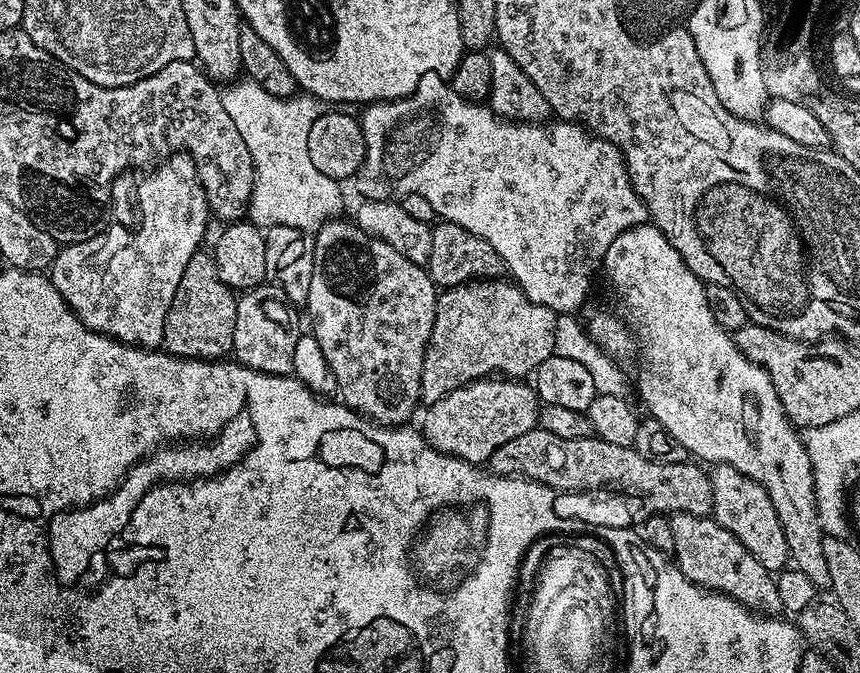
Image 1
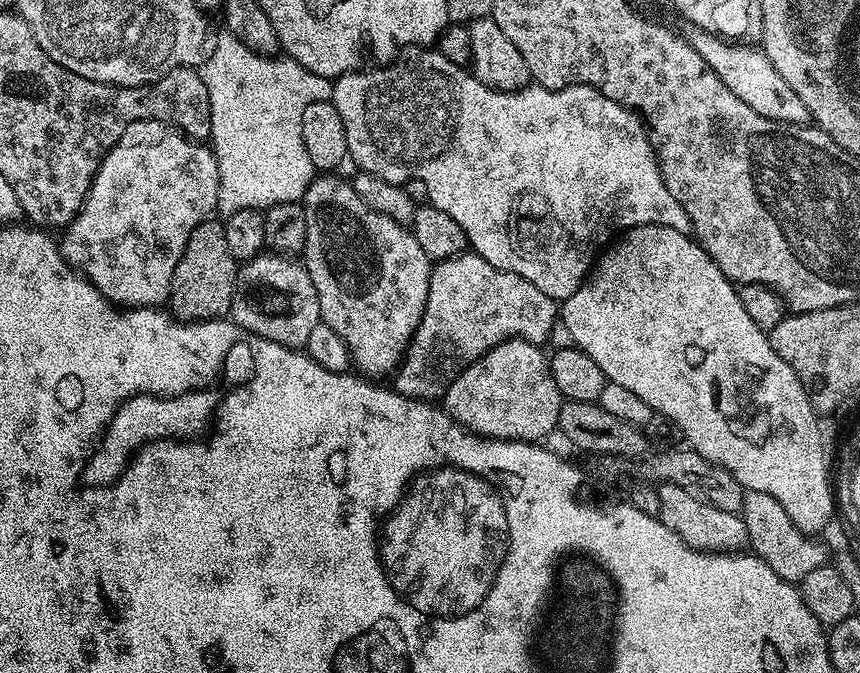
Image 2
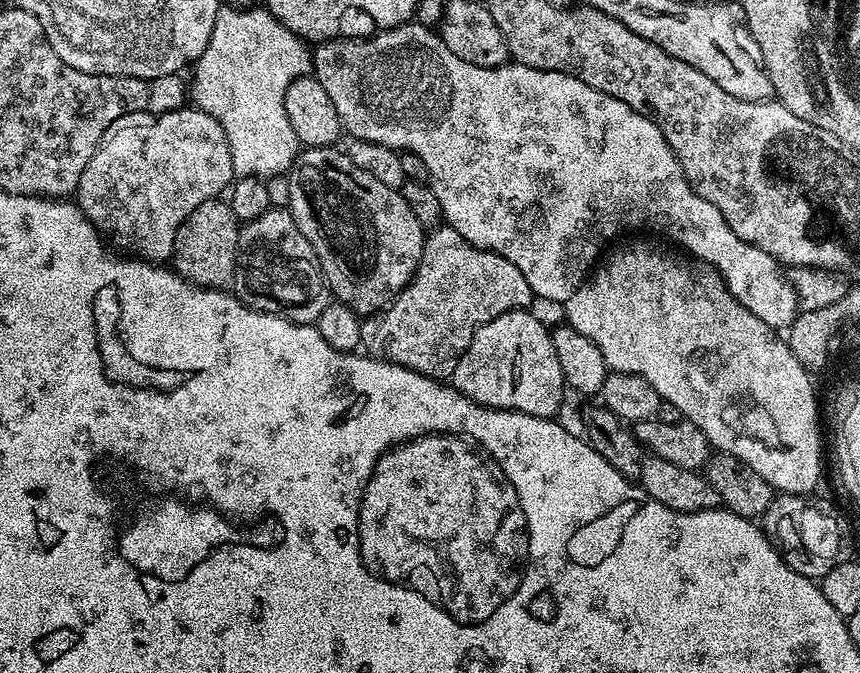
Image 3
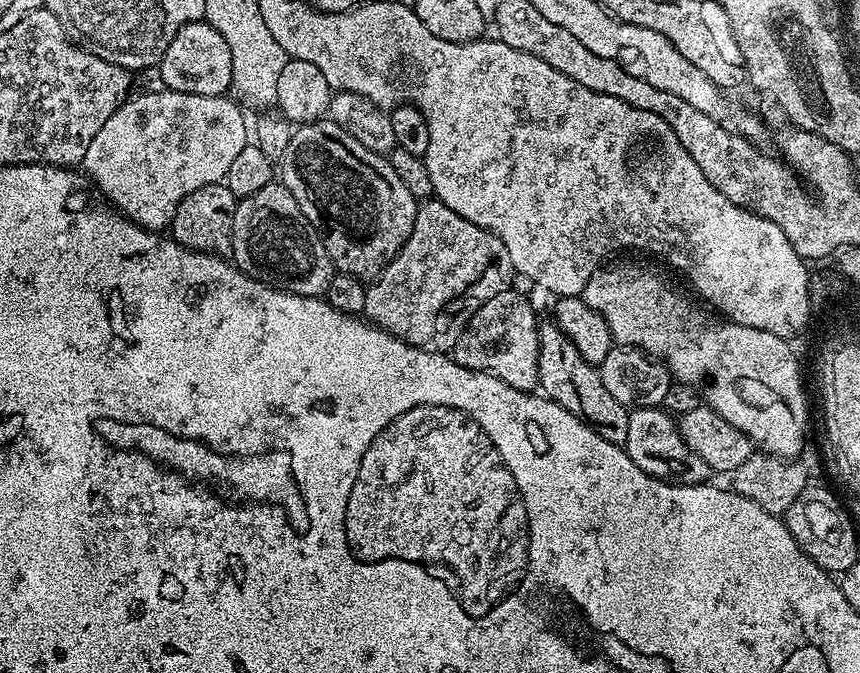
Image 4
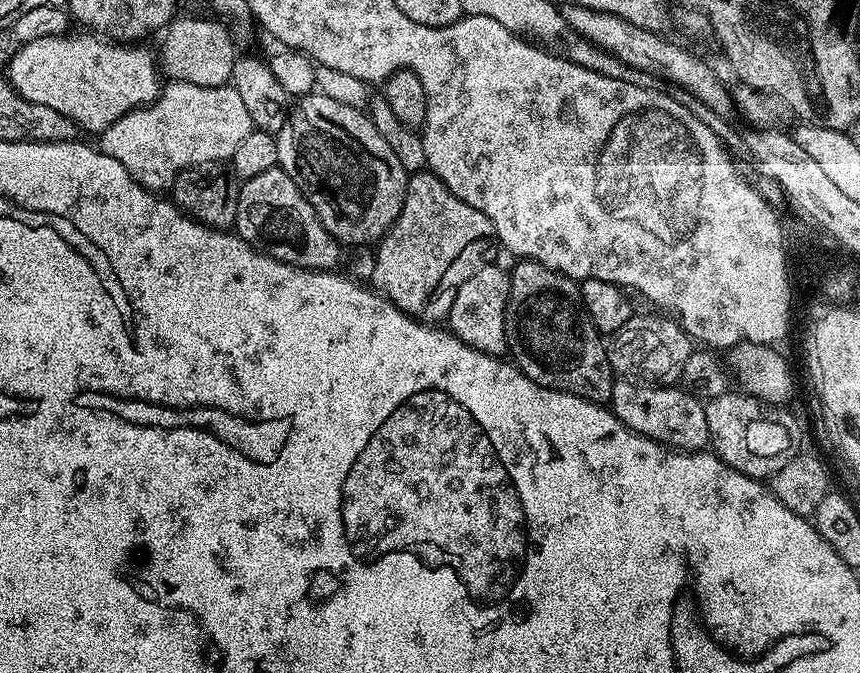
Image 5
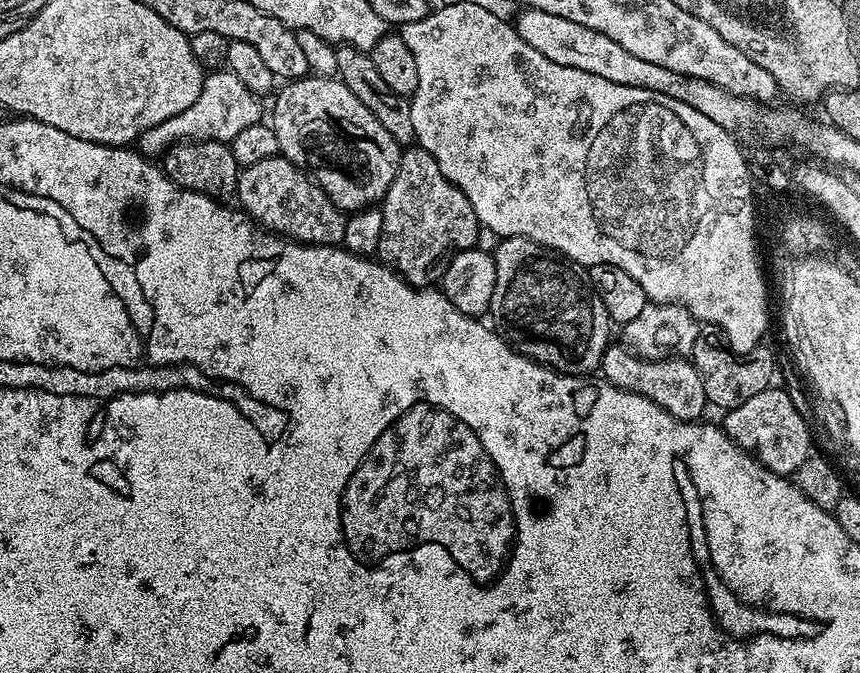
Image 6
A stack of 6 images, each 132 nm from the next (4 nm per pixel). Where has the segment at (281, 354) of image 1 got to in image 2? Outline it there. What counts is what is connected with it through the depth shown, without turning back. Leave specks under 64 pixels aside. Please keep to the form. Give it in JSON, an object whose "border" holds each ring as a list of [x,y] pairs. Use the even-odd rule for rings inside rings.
{"border":[[[261,254],[237,267],[230,319],[261,340],[297,350],[307,345],[314,326],[322,323],[318,294],[314,282],[310,282],[310,274],[299,259],[281,254]]]}

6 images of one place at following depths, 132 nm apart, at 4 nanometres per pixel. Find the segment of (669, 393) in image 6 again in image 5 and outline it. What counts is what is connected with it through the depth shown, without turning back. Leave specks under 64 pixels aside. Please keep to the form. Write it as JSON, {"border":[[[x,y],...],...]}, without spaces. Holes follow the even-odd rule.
{"border":[[[623,378],[612,385],[610,407],[616,417],[630,430],[677,452],[698,452],[709,447],[704,405],[705,401],[680,386],[649,386]]]}

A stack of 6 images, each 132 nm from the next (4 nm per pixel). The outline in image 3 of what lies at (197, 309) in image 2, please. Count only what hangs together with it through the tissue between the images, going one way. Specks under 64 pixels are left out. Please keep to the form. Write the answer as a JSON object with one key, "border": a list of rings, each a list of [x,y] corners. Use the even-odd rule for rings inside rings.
{"border":[[[217,198],[202,202],[202,206],[198,206],[198,210],[191,212],[182,222],[182,226],[178,226],[171,267],[200,288],[227,289],[234,278],[241,227],[241,221],[236,219],[227,199]]]}

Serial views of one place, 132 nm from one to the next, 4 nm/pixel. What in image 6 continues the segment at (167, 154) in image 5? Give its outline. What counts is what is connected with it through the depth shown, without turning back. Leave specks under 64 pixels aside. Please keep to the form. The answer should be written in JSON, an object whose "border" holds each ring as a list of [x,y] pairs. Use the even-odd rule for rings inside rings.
{"border":[[[209,71],[204,77],[202,92],[198,94],[198,98],[194,98],[194,103],[186,106],[182,114],[174,114],[174,118],[166,118],[166,122],[158,122],[158,126],[143,132],[138,141],[139,151],[149,158],[156,158],[167,152],[172,145],[179,144],[181,140],[230,142],[238,138],[238,133],[246,130],[246,126],[261,123],[260,102],[262,102],[261,97],[247,89],[233,72]]]}

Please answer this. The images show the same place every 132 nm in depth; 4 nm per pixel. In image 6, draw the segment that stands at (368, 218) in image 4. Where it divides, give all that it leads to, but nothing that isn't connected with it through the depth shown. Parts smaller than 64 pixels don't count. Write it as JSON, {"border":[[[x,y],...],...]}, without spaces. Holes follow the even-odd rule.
{"border":[[[309,74],[301,76],[299,80],[287,81],[283,87],[284,89],[280,93],[278,93],[279,91],[275,93],[275,96],[277,95],[276,101],[272,104],[272,117],[270,117],[274,134],[278,134],[280,155],[286,157],[290,162],[294,162],[294,166],[298,166],[301,170],[307,172],[316,181],[316,185],[330,198],[330,202],[334,202],[334,206],[338,206],[341,212],[351,214],[360,211],[361,208],[379,205],[385,194],[390,190],[390,182],[394,182],[394,174],[398,174],[402,145],[394,138],[390,138],[390,133],[384,129],[382,122],[378,122],[378,118],[374,118],[374,114],[370,114],[370,110],[366,110],[366,106],[362,106],[360,99],[350,91],[350,86],[343,84],[339,78]]]}

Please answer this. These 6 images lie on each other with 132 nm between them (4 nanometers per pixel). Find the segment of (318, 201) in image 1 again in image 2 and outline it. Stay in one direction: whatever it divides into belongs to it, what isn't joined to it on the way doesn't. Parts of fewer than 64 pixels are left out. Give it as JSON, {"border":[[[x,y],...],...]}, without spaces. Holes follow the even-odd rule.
{"border":[[[227,30],[215,37],[212,52],[199,69],[210,102],[210,147],[218,162],[218,198],[216,212],[227,218],[238,210],[278,206],[279,203],[303,201],[314,179],[314,169],[302,136],[302,114],[311,103],[331,101],[333,81],[319,76],[294,59],[263,56],[250,46],[242,46]]]}

